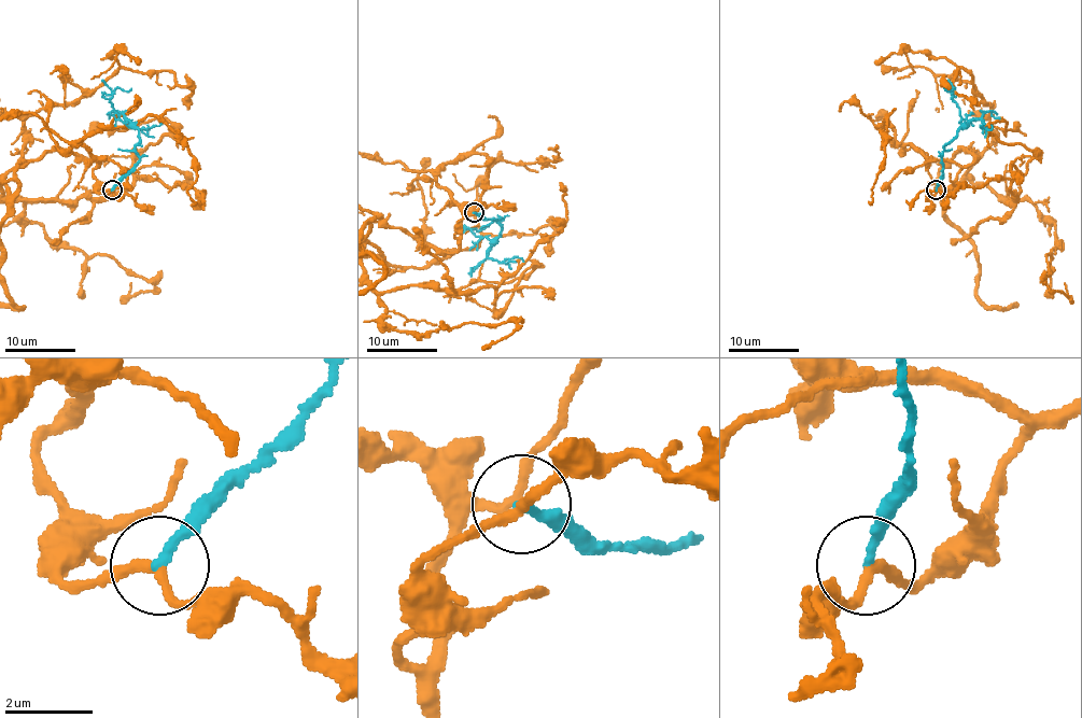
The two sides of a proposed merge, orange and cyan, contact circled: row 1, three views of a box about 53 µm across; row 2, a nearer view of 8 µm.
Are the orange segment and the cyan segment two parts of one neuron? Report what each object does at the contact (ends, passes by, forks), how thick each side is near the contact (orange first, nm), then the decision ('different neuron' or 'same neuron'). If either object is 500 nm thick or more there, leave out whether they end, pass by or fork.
orange passes by | cyan ends | 200/200 nm | different neuron

